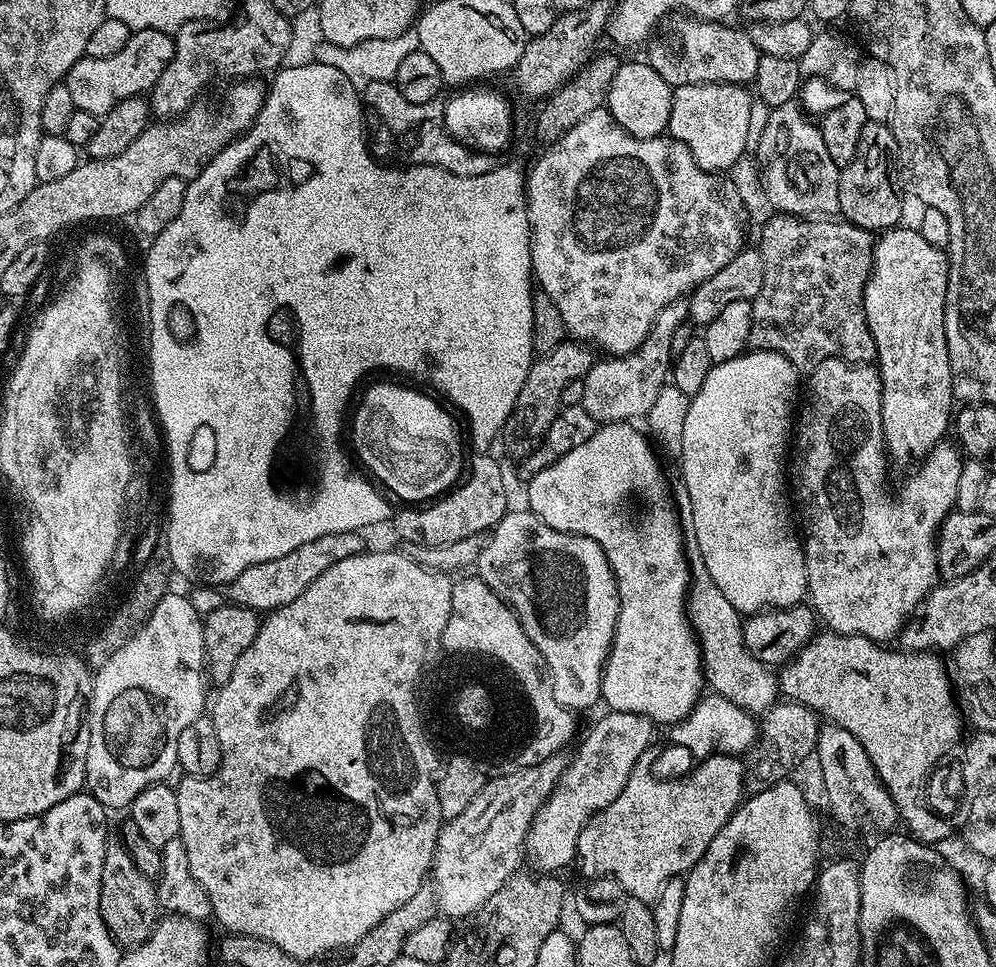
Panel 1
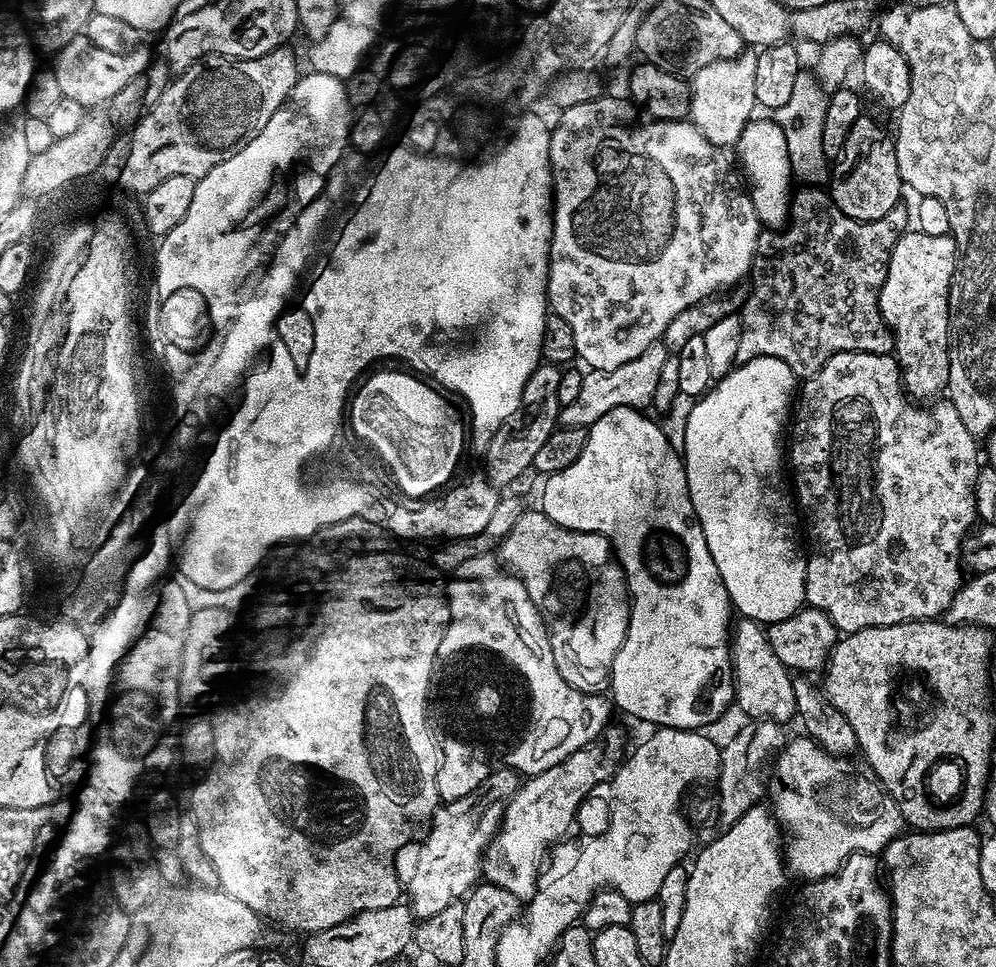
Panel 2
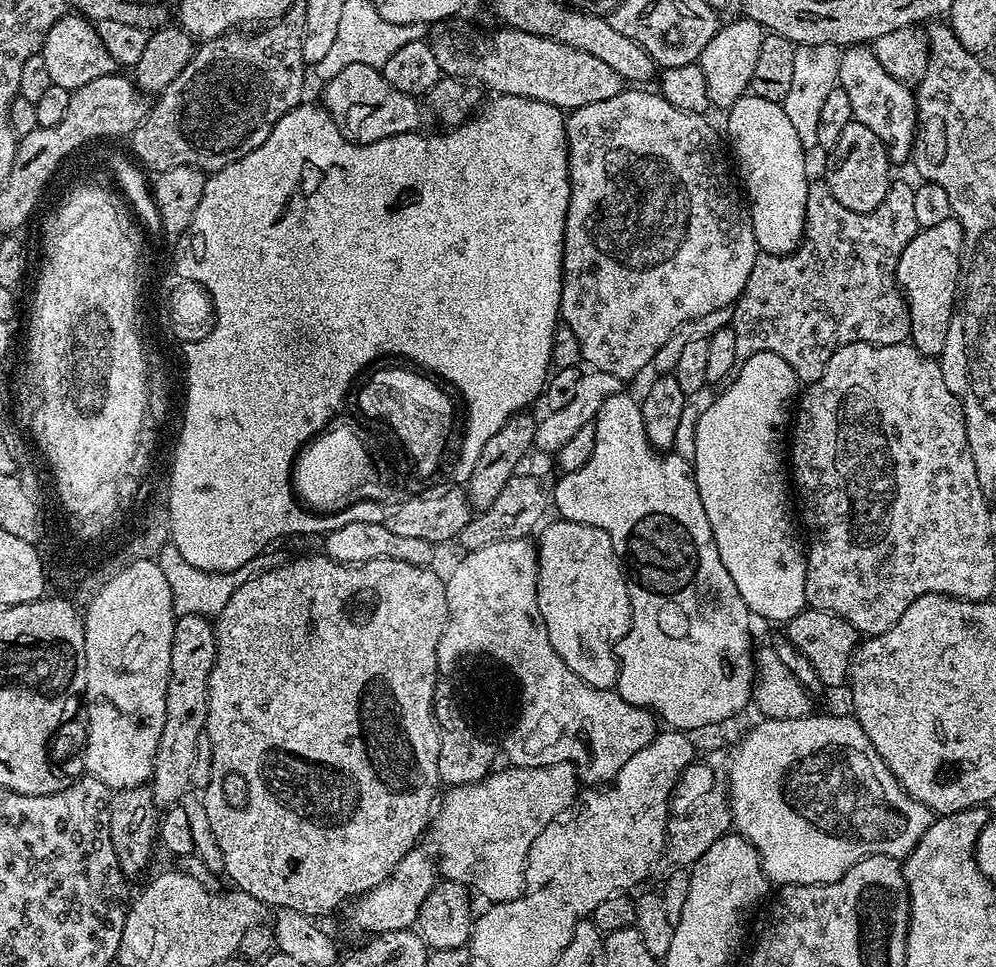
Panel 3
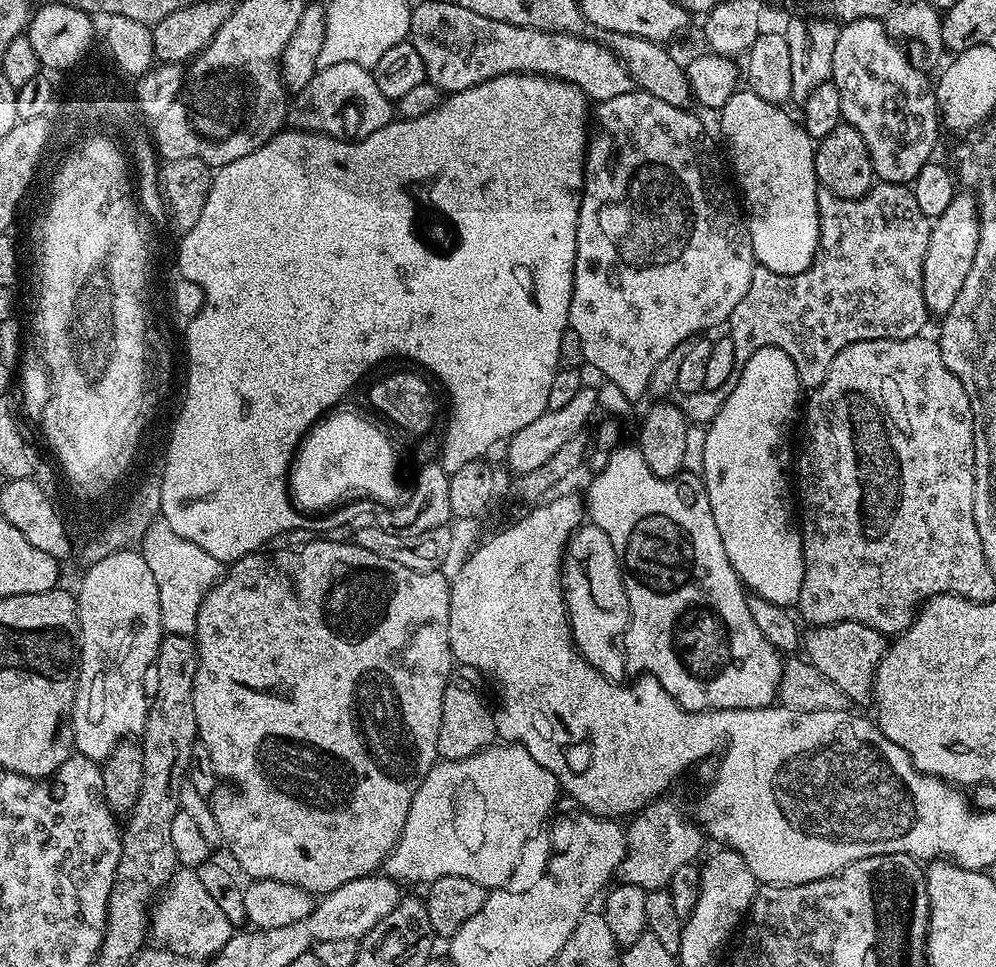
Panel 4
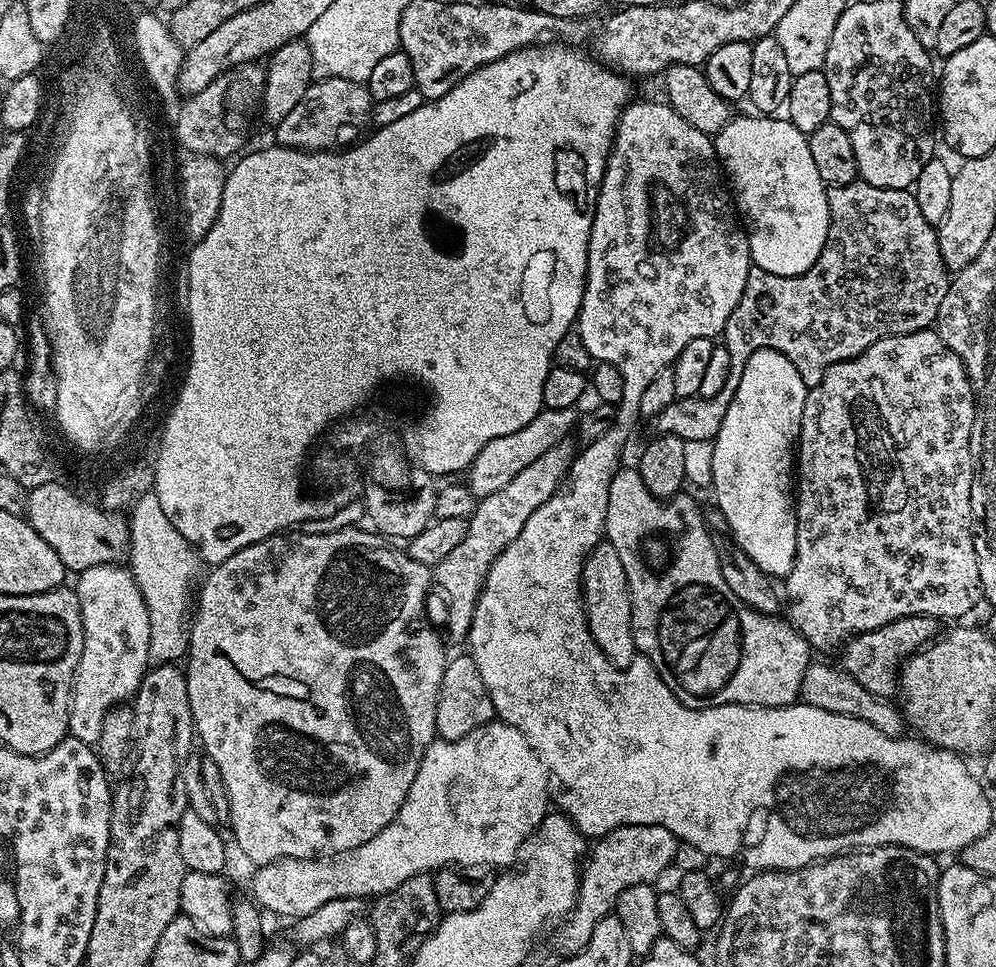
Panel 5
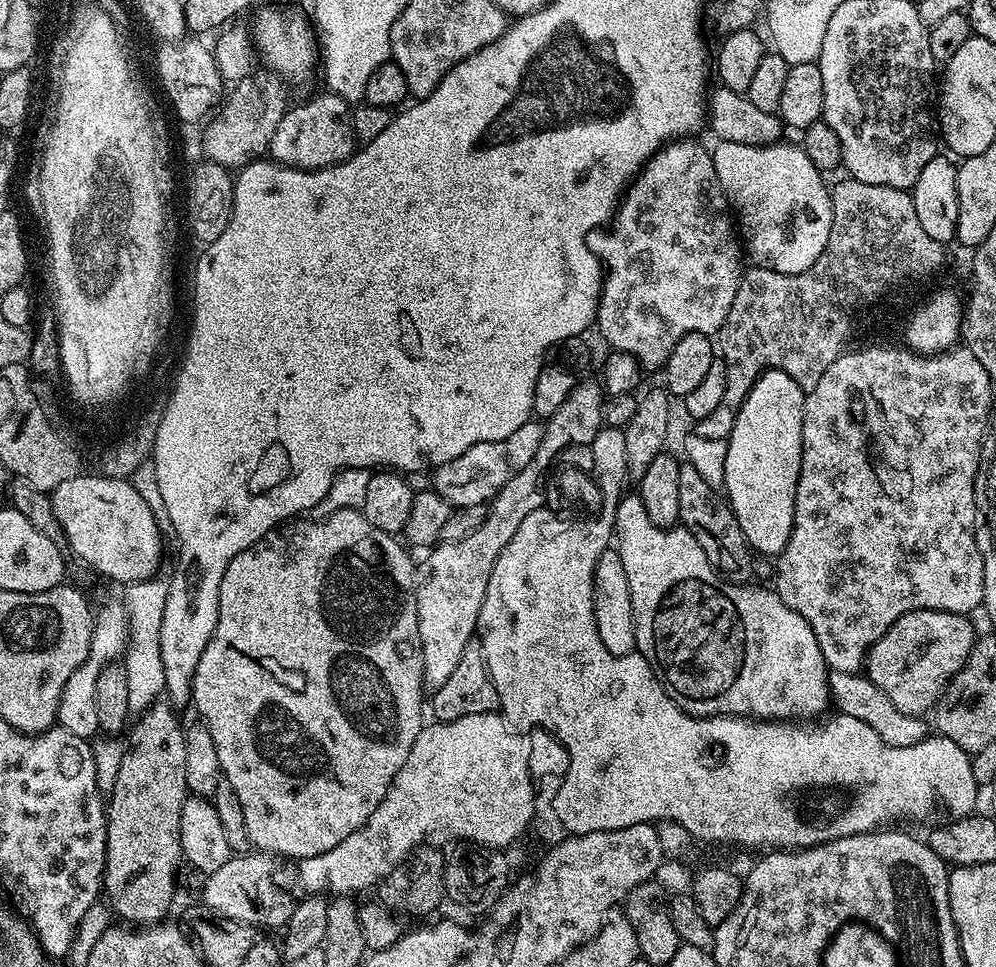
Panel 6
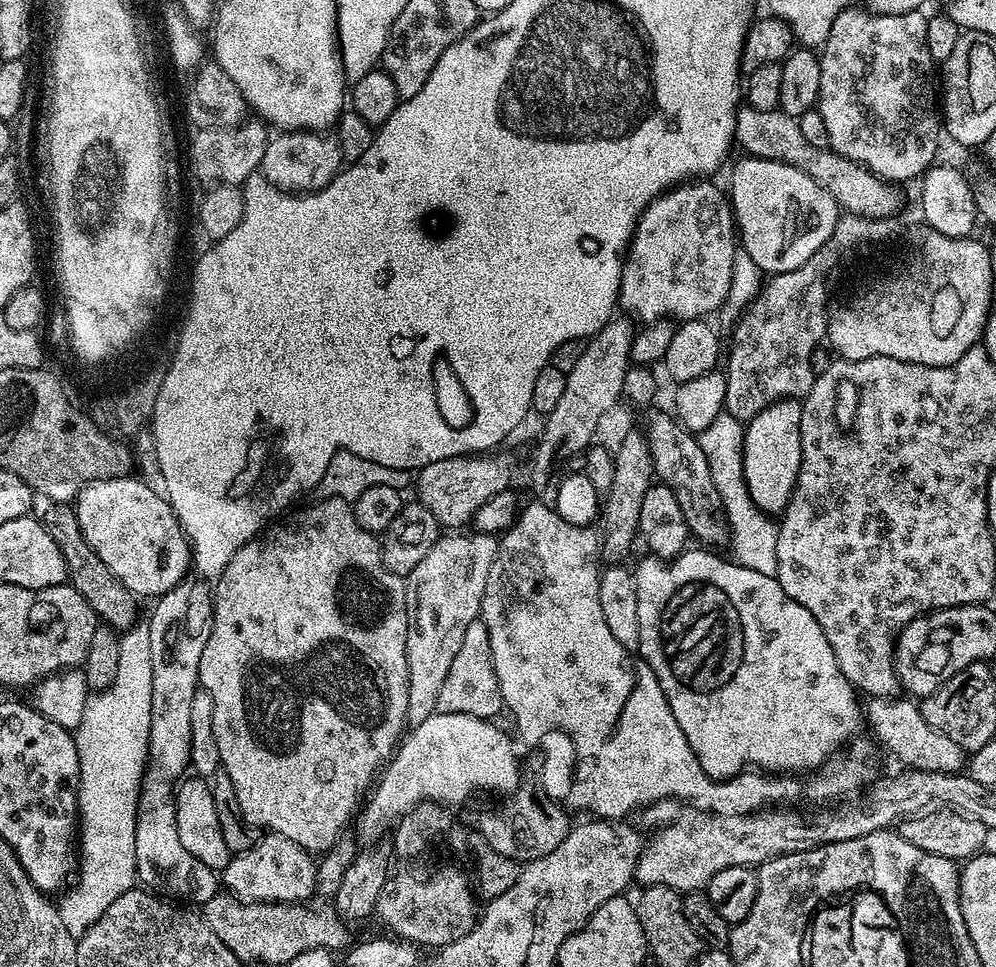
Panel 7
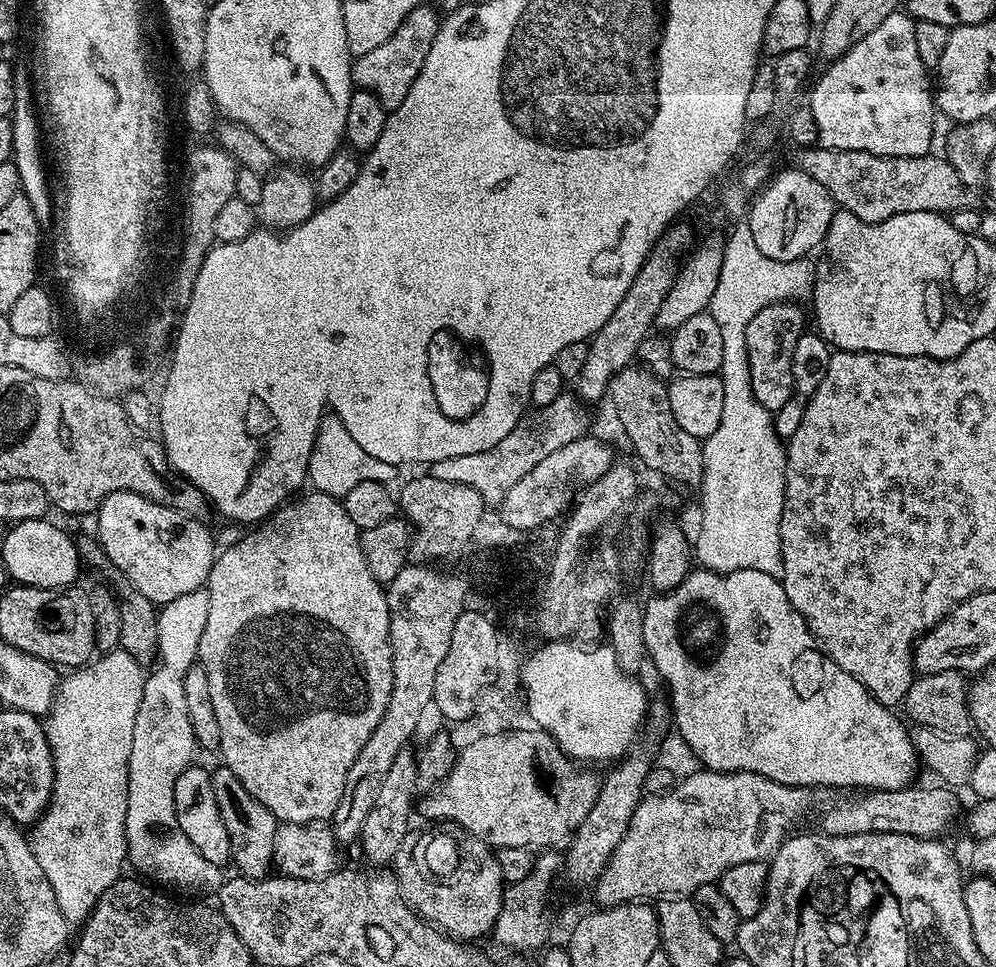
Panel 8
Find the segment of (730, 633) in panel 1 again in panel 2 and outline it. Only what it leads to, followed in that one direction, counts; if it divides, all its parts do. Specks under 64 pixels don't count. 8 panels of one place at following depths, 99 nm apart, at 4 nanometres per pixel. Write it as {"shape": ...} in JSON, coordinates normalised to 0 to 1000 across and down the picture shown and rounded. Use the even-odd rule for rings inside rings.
{"shape":[[[743,639],[738,642],[733,665],[735,667],[735,704],[739,707],[738,731],[740,733],[743,731],[751,739],[748,741],[760,745],[791,747],[791,744],[796,744],[799,740],[797,709],[795,708],[796,696],[785,685],[781,685],[781,676],[777,676],[777,672],[773,672],[770,653],[760,641]]]}

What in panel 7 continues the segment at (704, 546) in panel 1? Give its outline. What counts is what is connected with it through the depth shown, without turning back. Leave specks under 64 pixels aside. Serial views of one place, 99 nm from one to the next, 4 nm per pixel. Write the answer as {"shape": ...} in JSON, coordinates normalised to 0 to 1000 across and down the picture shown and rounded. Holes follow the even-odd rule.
{"shape":[[[782,414],[750,435],[747,445],[747,493],[753,515],[772,532],[786,531],[801,494],[803,485],[802,414]],[[779,529],[779,531],[778,531]]]}

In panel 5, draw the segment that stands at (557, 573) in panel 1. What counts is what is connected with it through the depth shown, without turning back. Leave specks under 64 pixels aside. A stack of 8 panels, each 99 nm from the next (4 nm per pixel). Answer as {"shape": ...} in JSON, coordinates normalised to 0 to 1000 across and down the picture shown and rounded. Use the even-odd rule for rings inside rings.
{"shape":[[[603,560],[596,565],[594,571],[590,572],[590,576],[586,578],[586,588],[582,595],[582,607],[586,617],[586,634],[590,640],[592,656],[596,660],[596,664],[600,664],[604,676],[608,676],[608,680],[615,689],[618,691],[631,691],[635,681],[641,677],[639,665],[635,659],[635,619],[629,602],[629,589],[624,589],[620,569],[616,569],[614,563]]]}

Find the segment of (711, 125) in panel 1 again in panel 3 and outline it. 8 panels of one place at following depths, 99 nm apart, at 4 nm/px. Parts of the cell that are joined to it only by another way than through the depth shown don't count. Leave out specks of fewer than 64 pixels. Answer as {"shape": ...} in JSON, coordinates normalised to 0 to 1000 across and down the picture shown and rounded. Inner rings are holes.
{"shape":[[[750,19],[735,21],[731,26],[720,28],[717,39],[705,52],[701,63],[705,77],[709,77],[711,102],[724,114],[735,111],[736,105],[752,94],[757,81],[757,67],[761,65],[761,52],[765,52],[769,31],[761,23]]]}

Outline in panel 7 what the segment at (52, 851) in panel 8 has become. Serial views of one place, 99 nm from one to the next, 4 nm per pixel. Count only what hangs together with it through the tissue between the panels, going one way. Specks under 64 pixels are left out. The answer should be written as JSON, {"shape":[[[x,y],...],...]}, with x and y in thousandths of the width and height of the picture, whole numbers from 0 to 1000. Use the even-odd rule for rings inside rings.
{"shape":[[[141,643],[121,657],[118,701],[107,714],[89,719],[80,749],[74,755],[80,789],[80,815],[76,818],[78,905],[74,916],[59,928],[58,938],[62,958],[77,970],[84,968],[122,925],[139,914],[135,879],[137,837],[141,834],[141,813],[149,786],[154,718],[151,651],[148,644]]]}

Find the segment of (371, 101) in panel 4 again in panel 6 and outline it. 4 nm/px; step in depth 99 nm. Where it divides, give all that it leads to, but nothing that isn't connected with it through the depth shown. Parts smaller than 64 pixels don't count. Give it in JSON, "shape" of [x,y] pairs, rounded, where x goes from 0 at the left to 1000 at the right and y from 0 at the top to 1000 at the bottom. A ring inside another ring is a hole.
{"shape":[[[328,93],[322,96],[322,99],[313,99],[303,108],[294,107],[283,126],[279,126],[279,134],[275,134],[275,143],[271,143],[269,152],[269,161],[278,170],[286,170],[292,174],[329,174],[332,170],[349,165],[357,156],[359,146],[353,132],[353,112],[349,104]]]}

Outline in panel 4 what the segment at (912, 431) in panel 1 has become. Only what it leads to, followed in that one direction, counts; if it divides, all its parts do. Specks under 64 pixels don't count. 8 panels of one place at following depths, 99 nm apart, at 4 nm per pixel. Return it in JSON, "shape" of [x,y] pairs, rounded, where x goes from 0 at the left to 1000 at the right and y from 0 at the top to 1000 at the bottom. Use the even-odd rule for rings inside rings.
{"shape":[[[961,201],[954,213],[950,213],[950,217],[946,217],[946,221],[936,228],[934,254],[930,254],[930,267],[926,275],[926,300],[930,316],[937,328],[946,329],[954,316],[958,316],[958,308],[962,308],[962,300],[966,300],[970,283],[974,283],[978,259],[982,259],[983,241],[984,218],[980,204],[976,201]]]}

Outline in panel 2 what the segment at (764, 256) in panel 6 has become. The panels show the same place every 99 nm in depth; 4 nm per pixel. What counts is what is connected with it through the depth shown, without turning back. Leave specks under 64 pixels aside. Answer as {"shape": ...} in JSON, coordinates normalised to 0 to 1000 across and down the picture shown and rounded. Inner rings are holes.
{"shape":[[[756,122],[745,134],[741,147],[737,150],[737,157],[741,162],[746,185],[749,187],[751,204],[757,209],[757,217],[764,233],[771,238],[786,236],[791,231],[791,220],[797,202],[797,193],[795,194],[797,183],[793,172],[793,159],[789,155],[789,139],[785,139],[778,123]]]}

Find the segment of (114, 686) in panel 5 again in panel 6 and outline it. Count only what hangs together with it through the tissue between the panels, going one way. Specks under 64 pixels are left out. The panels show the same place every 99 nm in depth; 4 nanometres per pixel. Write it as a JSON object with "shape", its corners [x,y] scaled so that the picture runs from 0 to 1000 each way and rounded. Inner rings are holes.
{"shape":[[[123,624],[104,625],[100,630],[97,628],[94,637],[96,642],[92,647],[92,667],[88,678],[84,681],[84,688],[70,697],[56,735],[59,752],[85,763],[97,760],[100,751],[98,738],[94,734],[94,709],[98,697],[109,687],[119,684],[129,669],[129,635],[124,632]]]}

